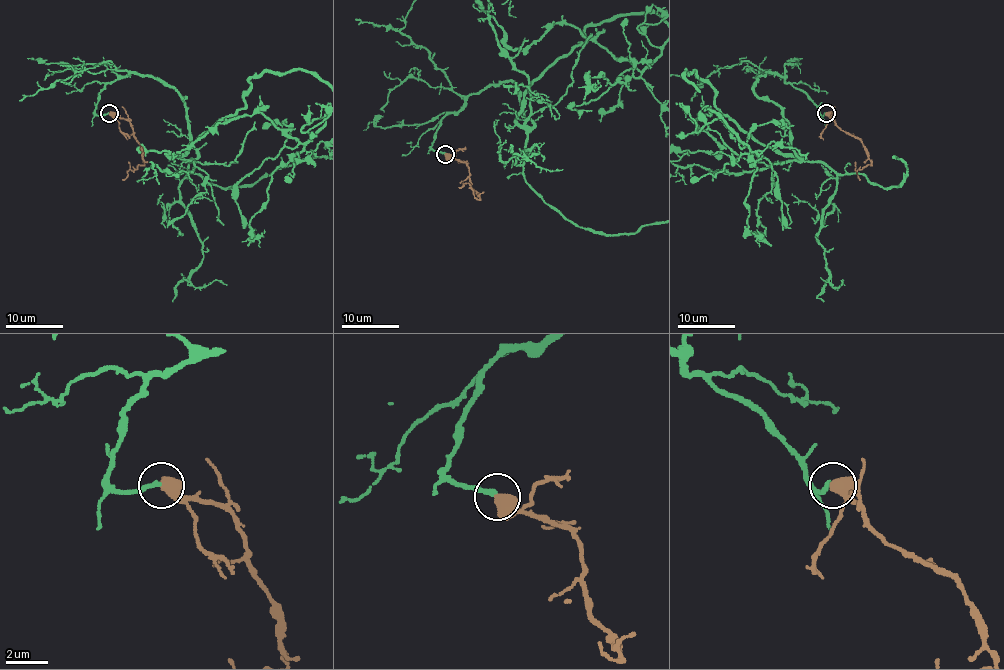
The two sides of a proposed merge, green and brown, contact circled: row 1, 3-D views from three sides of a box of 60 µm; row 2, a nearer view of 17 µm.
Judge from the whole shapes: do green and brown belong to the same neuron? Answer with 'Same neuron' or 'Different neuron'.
Same neuron

